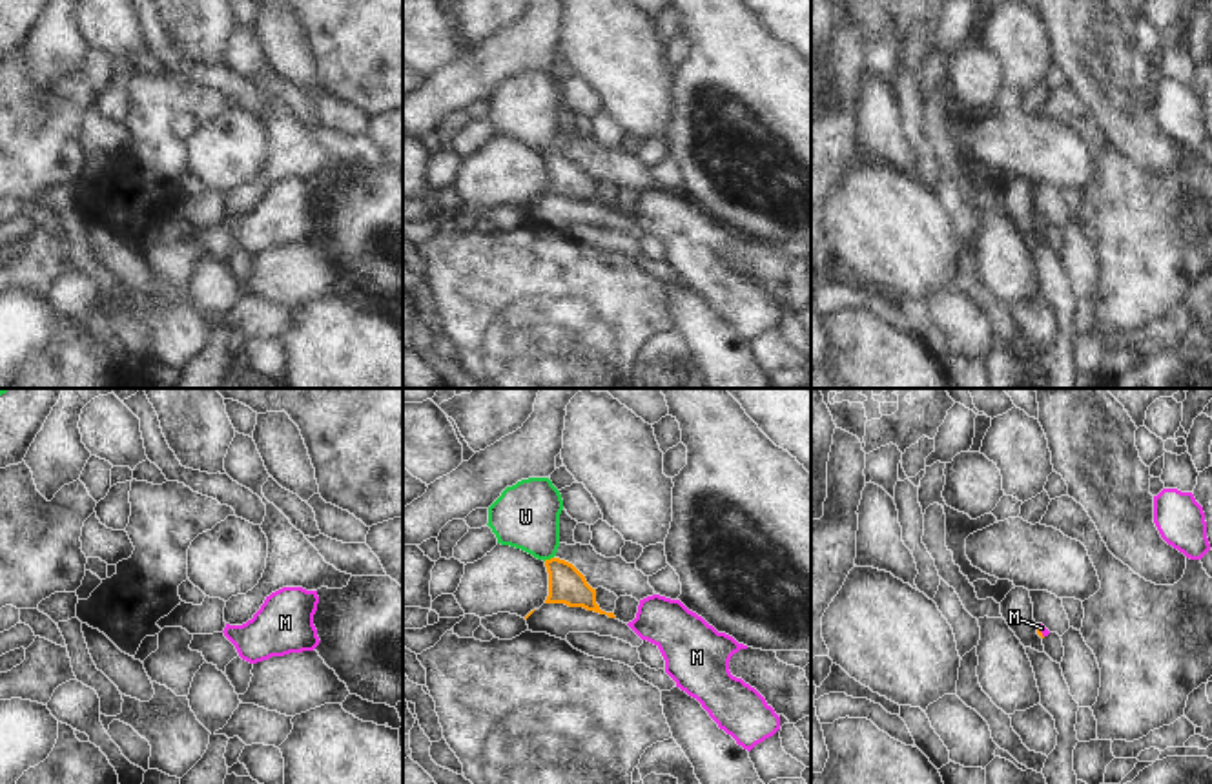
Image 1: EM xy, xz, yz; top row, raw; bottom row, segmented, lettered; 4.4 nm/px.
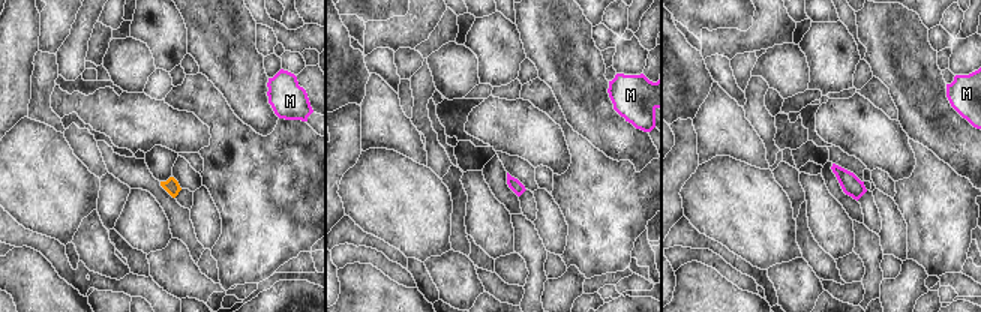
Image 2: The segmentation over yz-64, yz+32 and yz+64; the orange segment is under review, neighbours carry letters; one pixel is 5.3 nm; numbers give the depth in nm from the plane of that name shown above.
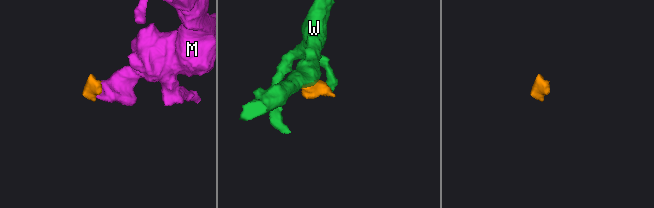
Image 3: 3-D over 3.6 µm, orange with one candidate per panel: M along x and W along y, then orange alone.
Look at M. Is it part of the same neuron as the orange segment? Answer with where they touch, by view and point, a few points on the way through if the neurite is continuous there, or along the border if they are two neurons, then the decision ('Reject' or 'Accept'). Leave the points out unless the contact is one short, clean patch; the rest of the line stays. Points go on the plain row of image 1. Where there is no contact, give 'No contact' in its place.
Touches orange at yz (1041, 225). Path across: yz (1039, 225), (1041, 225), (1041, 219). Accept

